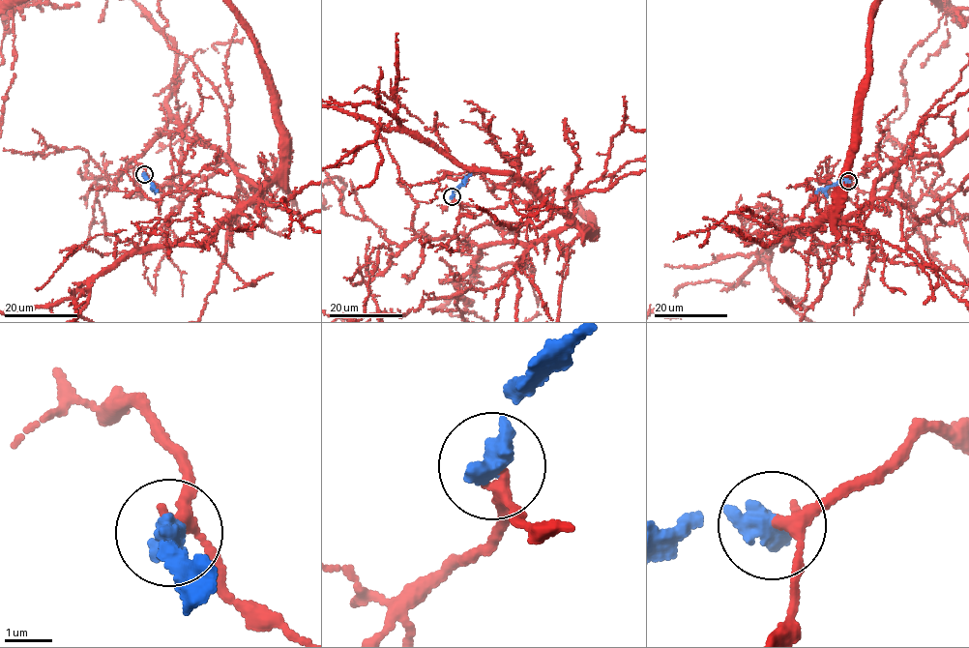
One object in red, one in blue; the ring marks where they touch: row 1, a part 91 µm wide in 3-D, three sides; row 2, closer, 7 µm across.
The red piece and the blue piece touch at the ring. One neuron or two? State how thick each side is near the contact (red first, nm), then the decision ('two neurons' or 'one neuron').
240/500 nm | two neurons

